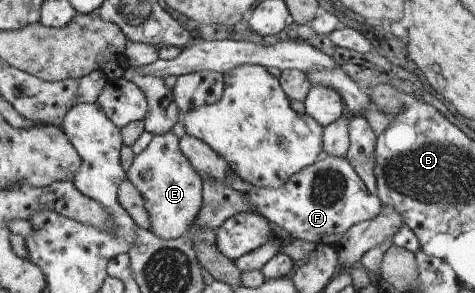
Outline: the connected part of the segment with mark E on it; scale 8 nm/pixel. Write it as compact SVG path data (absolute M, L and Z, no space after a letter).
M171 131L154 136L148 147L135 157L127 175L144 198L144 208L150 218L149 231L162 240L184 236L201 211L203 181L182 154L179 139Z

